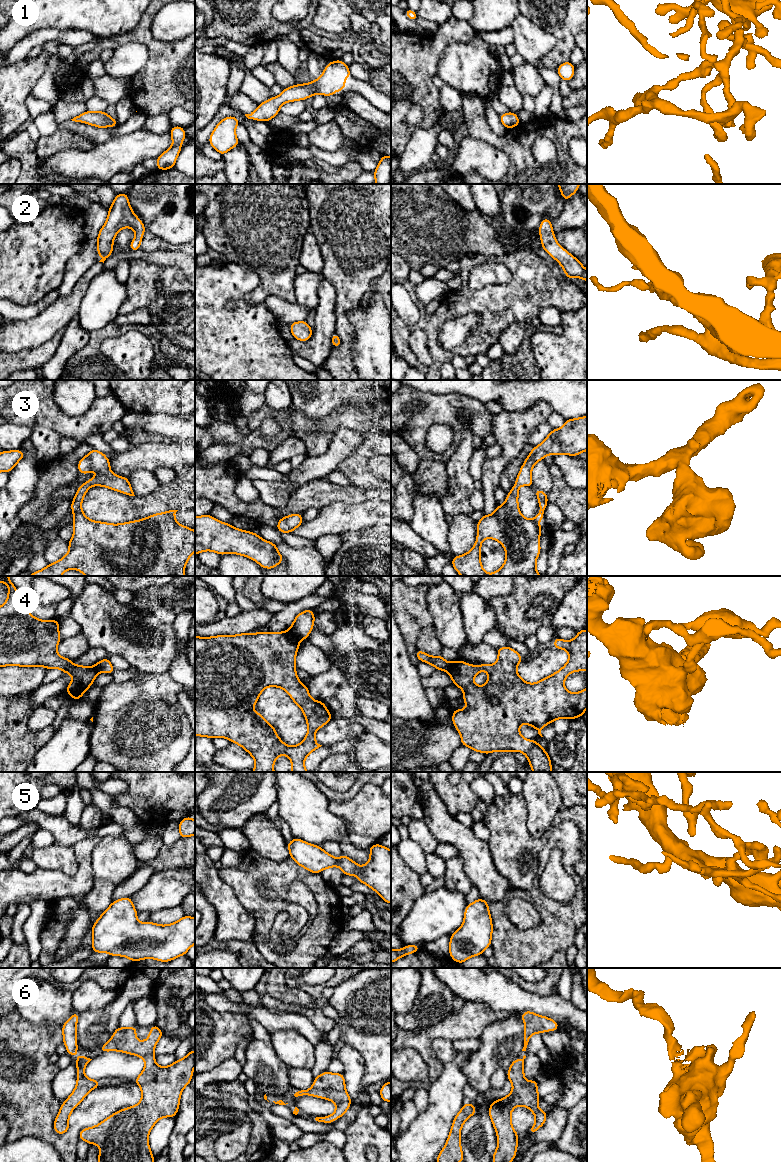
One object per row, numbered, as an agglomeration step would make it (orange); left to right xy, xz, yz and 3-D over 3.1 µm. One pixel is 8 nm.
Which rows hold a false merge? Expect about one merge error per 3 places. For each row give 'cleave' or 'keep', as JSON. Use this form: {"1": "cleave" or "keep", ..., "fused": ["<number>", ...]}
{"1": "keep", "2": "keep", "3": "keep", "4": "cleave", "5": "keep", "6": "keep", "fused": ["4"]}

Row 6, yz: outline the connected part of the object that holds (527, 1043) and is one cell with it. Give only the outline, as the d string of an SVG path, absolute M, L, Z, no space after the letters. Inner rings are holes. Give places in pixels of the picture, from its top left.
M532 1011L521 1013L522 1020L525 1024L524 1032L524 1047L522 1051L526 1051L530 1037L534 1033L543 1033L546 1031L556 1031L559 1029L559 1024L546 1016L540 1016Z

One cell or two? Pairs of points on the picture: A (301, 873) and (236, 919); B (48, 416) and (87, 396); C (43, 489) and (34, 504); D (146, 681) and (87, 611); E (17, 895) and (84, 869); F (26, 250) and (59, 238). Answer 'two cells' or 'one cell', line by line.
A: two cells
B: two cells
C: one cell
D: two cells
E: one cell
F: one cell

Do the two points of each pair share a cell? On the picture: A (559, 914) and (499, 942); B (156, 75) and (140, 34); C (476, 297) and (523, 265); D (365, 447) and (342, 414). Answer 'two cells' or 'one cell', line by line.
A: one cell
B: one cell
C: one cell
D: one cell

